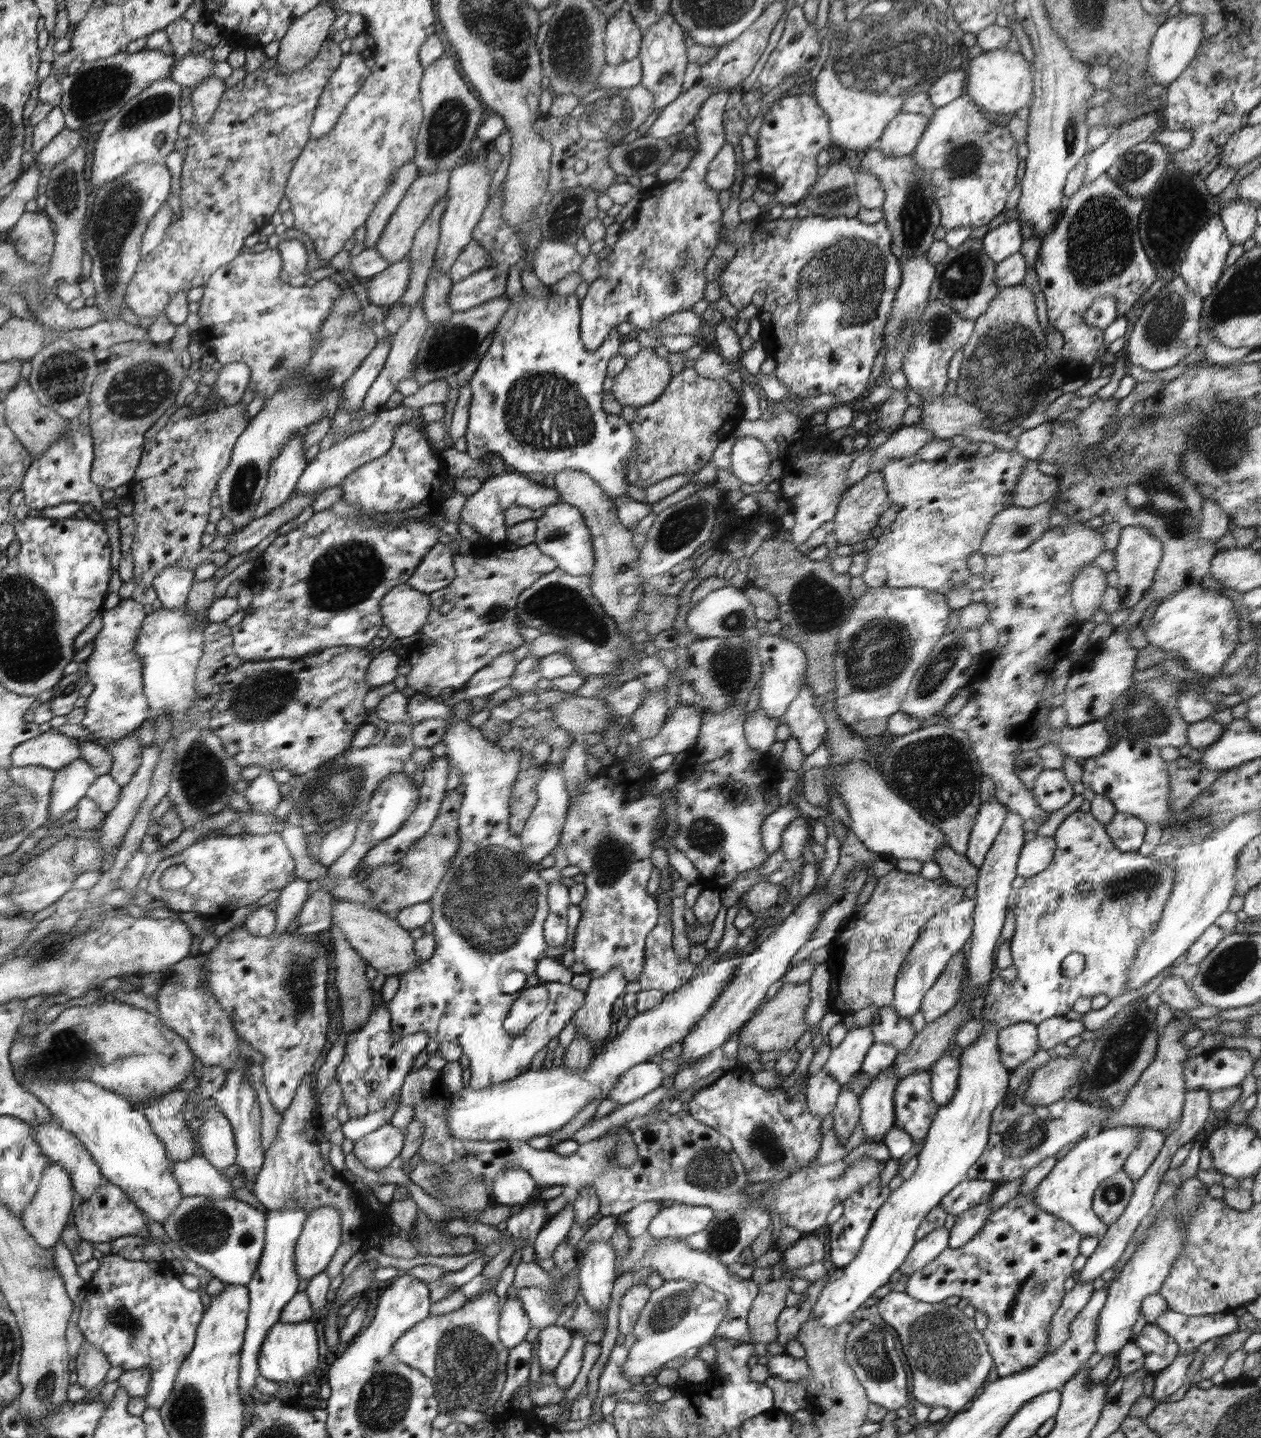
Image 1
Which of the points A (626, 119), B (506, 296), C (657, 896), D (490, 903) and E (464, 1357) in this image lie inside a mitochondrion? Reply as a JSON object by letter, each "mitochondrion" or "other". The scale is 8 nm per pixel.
{"A":"mitochondrion","B":"other","C":"other","D":"mitochondrion","E":"mitochondrion"}

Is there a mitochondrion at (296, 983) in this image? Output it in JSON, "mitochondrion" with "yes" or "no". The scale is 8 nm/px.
{"mitochondrion":"yes"}

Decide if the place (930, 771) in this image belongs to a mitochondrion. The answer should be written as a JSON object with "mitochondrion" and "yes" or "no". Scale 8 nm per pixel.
{"mitochondrion":"yes"}

